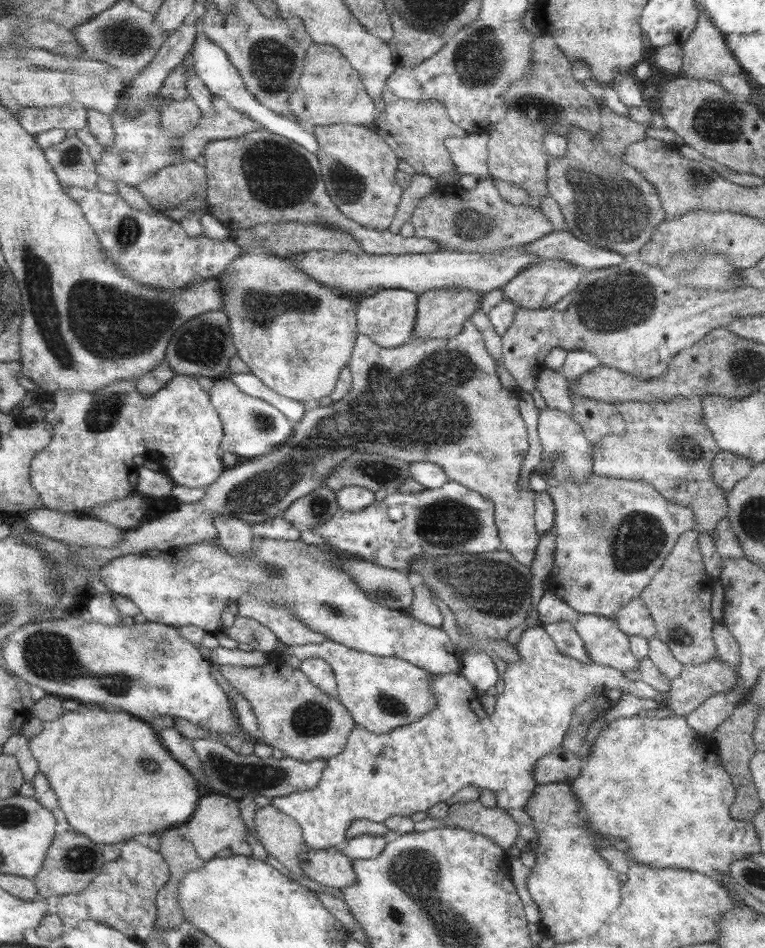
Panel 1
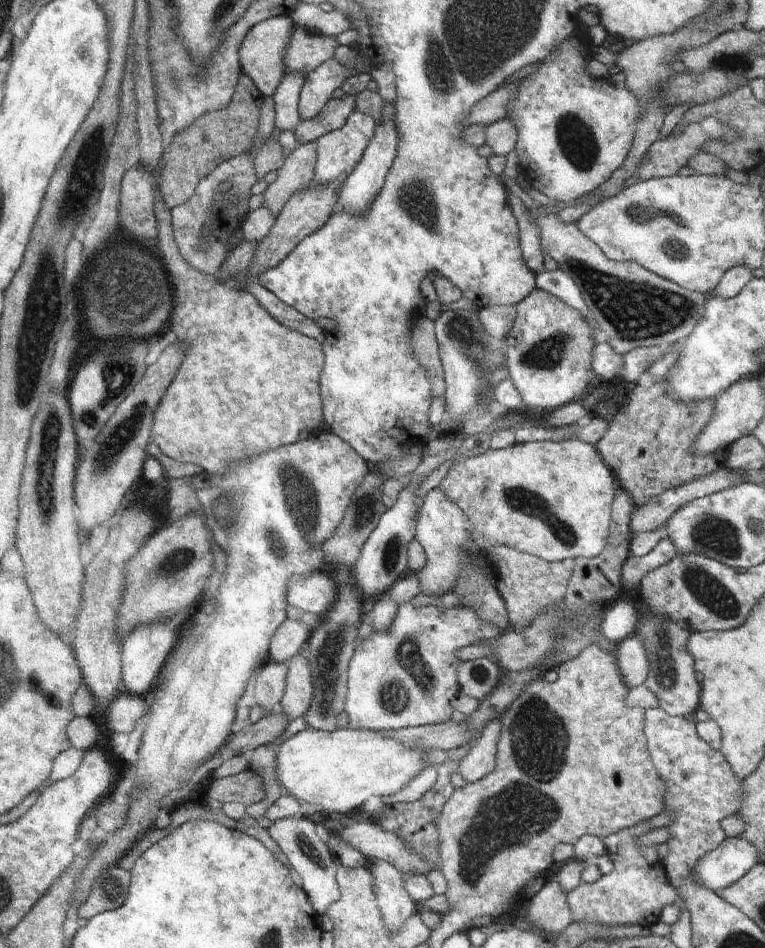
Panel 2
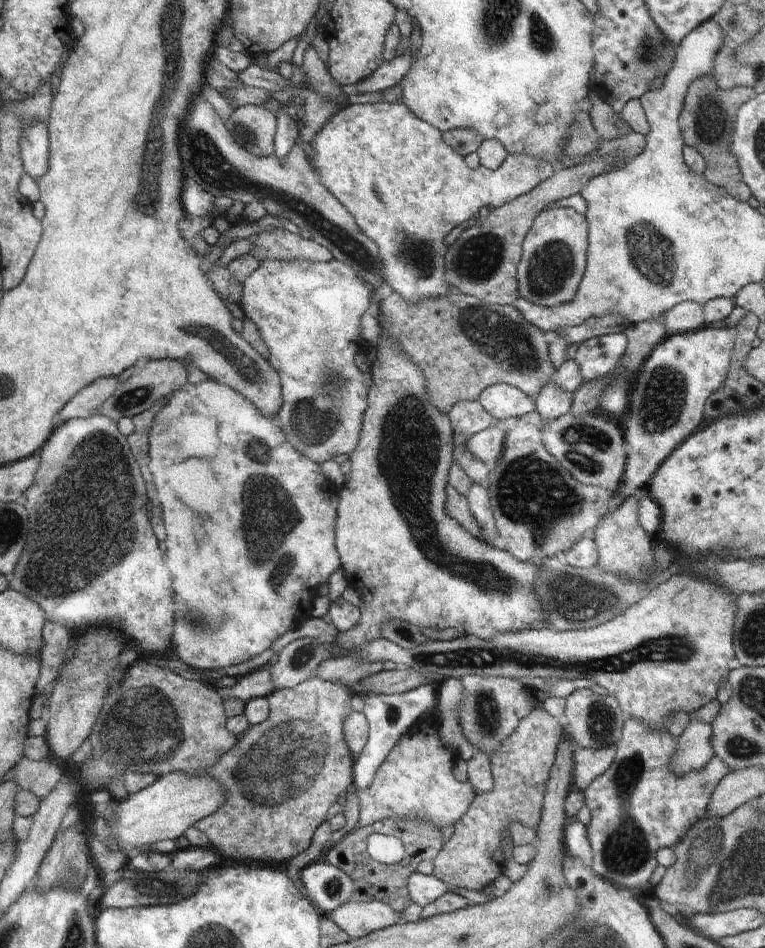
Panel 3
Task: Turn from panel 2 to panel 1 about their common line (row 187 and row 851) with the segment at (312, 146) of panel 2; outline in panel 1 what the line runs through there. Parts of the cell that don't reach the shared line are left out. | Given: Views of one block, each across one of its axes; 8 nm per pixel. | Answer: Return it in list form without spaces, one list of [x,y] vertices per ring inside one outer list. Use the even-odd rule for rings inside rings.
[[[269,804],[260,805],[256,810],[255,826],[267,854],[277,858],[294,875],[306,878],[298,856],[311,848],[304,842],[298,822]]]

